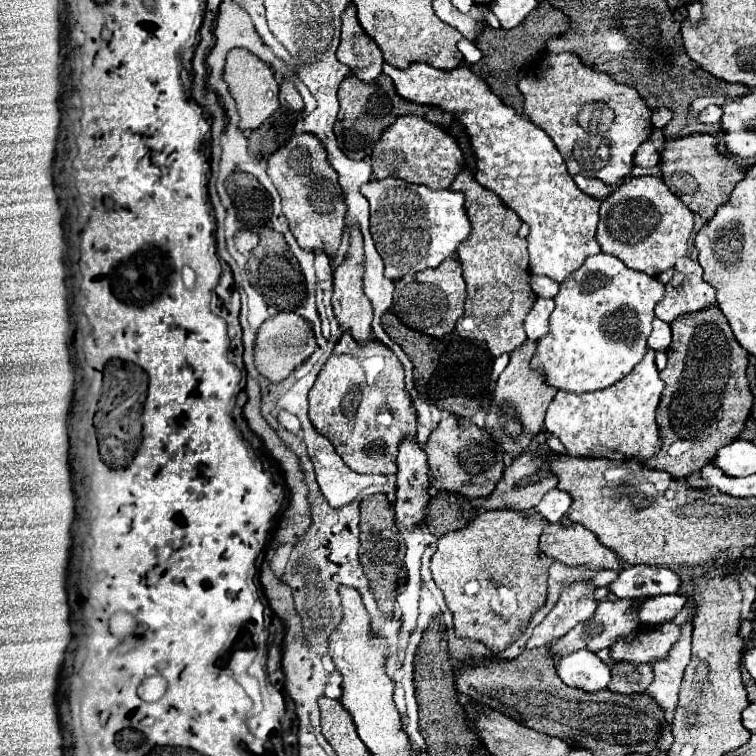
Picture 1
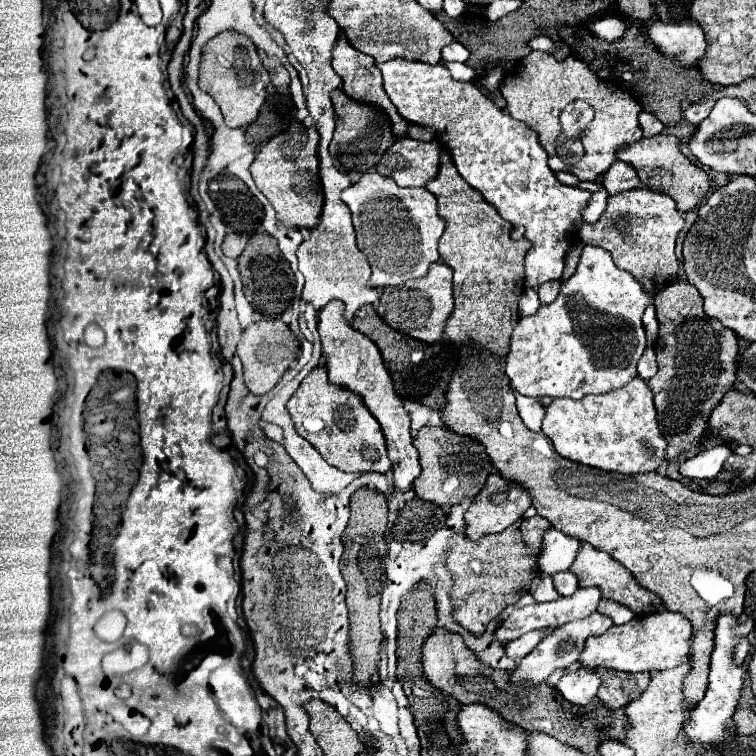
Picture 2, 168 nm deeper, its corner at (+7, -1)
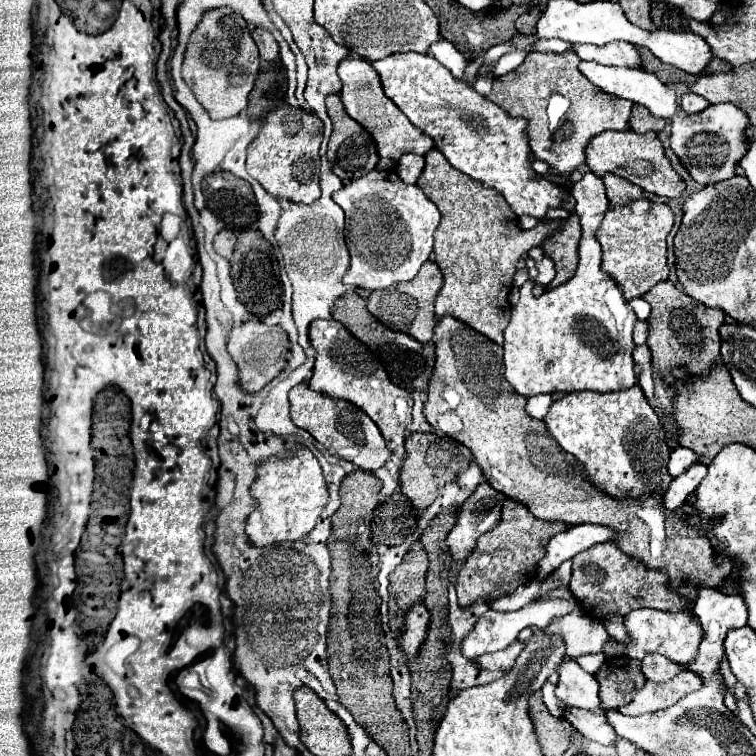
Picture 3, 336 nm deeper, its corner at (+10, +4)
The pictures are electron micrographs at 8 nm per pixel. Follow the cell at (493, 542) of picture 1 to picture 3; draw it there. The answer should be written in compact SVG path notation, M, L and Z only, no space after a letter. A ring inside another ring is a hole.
M506 501L504 507L502 507L500 525L494 527L492 533L484 533L478 539L474 551L470 553L470 557L466 559L466 563L462 565L462 569L458 573L456 591L458 591L460 607L468 609L478 599L484 599L486 603L492 603L494 599L500 599L500 597L506 597L506 595L514 593L520 585L530 583L536 577L536 563L544 555L546 539L560 533L560 531L566 531L566 529L568 529L568 525L564 525L564 523L550 523L550 521L536 519L522 503ZM504 529L508 529L508 533L504 533ZM504 541L508 541L508 557L506 557ZM482 553L490 553L492 561L486 569L476 571L476 559Z

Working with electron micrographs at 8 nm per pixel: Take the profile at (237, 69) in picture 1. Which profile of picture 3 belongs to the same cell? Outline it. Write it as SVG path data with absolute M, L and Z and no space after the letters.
M224 7L204 13L204 19L190 35L182 75L200 105L212 113L212 119L236 117L248 107L248 93L256 83L258 71L260 57L256 43L248 33L246 21Z

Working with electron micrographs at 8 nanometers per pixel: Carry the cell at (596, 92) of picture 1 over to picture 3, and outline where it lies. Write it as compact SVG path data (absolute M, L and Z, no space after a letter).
M574 51L564 53L528 53L524 63L498 77L494 89L486 95L490 101L506 109L510 117L522 117L528 121L530 149L536 159L546 161L552 169L562 175L570 175L586 163L584 151L588 143L604 131L628 131L630 115L634 109L632 101L608 95L588 81L578 71L580 57Z

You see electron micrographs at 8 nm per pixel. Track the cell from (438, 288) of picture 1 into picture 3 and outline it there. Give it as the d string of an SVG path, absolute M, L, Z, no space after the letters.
M428 261L422 265L420 273L412 279L412 281L404 281L404 283L396 283L388 289L376 289L370 293L368 297L368 311L380 319L386 327L402 331L412 335L416 341L420 343L428 343L434 337L434 329L438 325L436 315L434 315L434 299L440 293L444 279L442 279L442 271L434 261Z

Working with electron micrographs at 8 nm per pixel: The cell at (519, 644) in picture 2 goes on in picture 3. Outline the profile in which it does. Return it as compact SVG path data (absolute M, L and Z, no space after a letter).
M516 639L506 649L502 649L502 651L482 655L480 659L476 659L476 663L482 669L502 669L502 671L508 671L514 665L514 661L516 661L516 657L520 655L522 649L524 649L524 643Z

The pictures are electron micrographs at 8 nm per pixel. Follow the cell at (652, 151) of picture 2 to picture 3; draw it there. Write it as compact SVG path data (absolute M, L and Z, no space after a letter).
M630 129L630 131L606 131L602 135L596 135L596 139L592 143L588 143L588 147L586 147L586 163L600 177L604 173L620 175L620 177L636 183L638 187L642 187L646 193L654 193L662 199L682 197L682 193L686 189L686 183L674 171L670 159L664 153L664 145L656 133L640 135Z

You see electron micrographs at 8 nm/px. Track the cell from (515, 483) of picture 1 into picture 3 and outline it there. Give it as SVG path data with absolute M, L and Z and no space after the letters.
M486 481L476 487L476 491L464 501L458 523L446 539L452 559L464 561L472 553L476 539L492 531L500 523L504 501L506 495L492 489L492 485L488 485Z

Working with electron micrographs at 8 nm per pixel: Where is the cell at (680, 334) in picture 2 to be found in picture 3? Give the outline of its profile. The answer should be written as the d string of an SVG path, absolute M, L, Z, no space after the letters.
M660 281L652 291L648 291L648 295L642 297L652 305L646 345L652 349L654 367L666 389L674 389L674 383L678 383L678 379L672 375L674 367L684 367L684 371L692 377L708 377L720 359L720 327L726 319L724 311L704 307L682 289L678 289L672 281Z

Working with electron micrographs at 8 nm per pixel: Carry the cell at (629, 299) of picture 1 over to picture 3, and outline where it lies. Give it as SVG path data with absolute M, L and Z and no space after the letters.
M588 171L580 181L572 185L572 195L576 199L576 215L580 217L582 225L582 239L580 239L580 261L574 277L560 287L546 291L540 297L534 297L530 291L530 281L520 287L520 301L512 307L510 323L504 331L504 369L506 381L522 395L534 397L540 393L572 393L572 391L618 391L628 389L636 383L634 373L634 341L632 331L636 325L636 315L628 301L622 295L620 285L602 269L602 247L596 241L594 233L608 209L606 187L602 177Z

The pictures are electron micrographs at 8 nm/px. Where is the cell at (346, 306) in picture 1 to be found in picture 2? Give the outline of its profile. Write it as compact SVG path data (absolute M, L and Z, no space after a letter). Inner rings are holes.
M333 300L329 302L321 312L317 320L317 330L321 336L321 352L325 358L325 368L331 384L343 386L363 398L363 404L369 408L369 412L377 418L381 424L385 442L387 442L387 456L393 462L393 480L397 490L411 490L413 480L419 476L421 466L419 466L419 456L415 446L411 444L411 434L409 434L409 412L405 410L401 398L393 390L393 382L389 378L389 372L383 364L381 352L371 344L367 336L361 332L353 330L349 322L343 318L343 302ZM389 384L391 384L391 394L389 394Z

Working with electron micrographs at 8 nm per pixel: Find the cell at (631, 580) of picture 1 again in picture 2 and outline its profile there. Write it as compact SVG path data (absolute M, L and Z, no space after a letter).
M579 588L573 596L567 596L567 598L559 598L559 600L551 600L551 602L535 602L531 606L517 608L517 610L513 610L509 614L507 620L503 620L499 624L499 628L495 630L495 640L501 642L501 644L507 644L507 642L517 640L519 636L531 632L531 630L537 630L537 628L557 628L557 626L561 626L565 622L585 618L585 616L589 616L591 612L597 610L599 600L601 600L599 588Z

